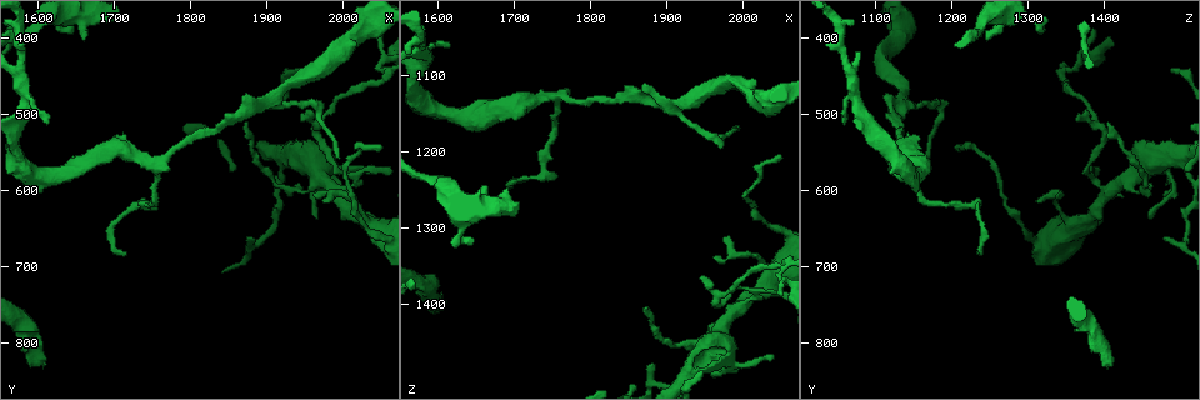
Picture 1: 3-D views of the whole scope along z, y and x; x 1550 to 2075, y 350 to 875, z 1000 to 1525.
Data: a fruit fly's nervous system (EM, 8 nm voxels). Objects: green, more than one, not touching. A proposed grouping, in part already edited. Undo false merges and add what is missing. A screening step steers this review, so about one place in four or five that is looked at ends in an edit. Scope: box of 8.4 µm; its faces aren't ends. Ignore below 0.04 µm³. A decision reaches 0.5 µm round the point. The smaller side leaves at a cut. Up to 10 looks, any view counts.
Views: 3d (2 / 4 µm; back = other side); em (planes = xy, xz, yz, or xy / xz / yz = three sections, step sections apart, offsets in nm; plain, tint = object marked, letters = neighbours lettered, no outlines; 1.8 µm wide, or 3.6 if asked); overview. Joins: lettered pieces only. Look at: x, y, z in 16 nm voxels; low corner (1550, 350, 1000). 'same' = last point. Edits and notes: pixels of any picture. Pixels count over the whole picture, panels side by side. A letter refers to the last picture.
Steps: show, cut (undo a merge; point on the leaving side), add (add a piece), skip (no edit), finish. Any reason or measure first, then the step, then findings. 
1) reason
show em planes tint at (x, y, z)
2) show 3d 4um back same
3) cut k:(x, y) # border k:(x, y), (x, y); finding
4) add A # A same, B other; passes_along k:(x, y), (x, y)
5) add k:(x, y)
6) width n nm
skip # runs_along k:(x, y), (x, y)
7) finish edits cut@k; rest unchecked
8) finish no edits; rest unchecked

tapers out
show em xz step 8 letters at (1965, 605, 1340)

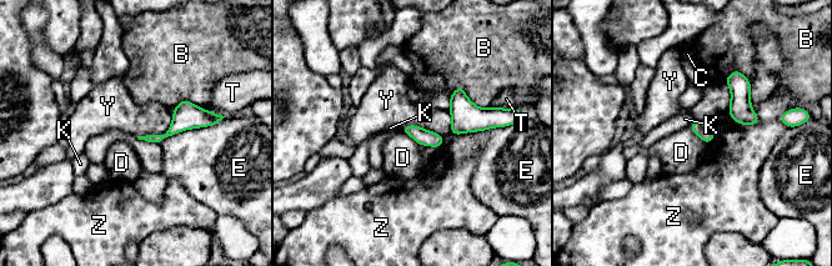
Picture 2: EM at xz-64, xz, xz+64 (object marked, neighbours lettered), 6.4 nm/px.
show em planes letters same

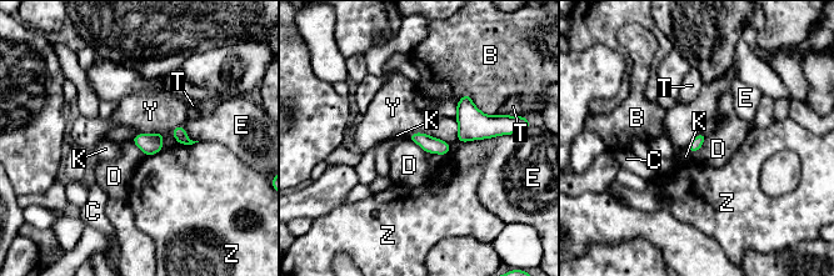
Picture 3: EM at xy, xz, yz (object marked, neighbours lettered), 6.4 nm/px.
width 80 nm
skip # B other, C other, D other, E other, K other, T other, Y other, Z other; border 3:(408, 135), (425, 133), (450, 144); no lettered piece goes on from it

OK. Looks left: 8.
sharp bend
show 3d 4um at (2045, 460, 1350)

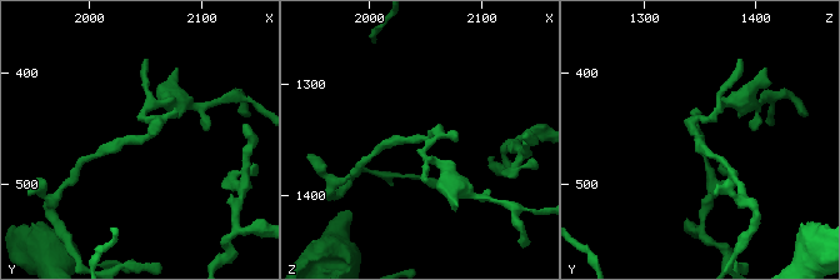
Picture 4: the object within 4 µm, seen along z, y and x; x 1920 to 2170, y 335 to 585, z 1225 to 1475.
shape alone is not enough
show em planes plain at (2046, 460, 1348)

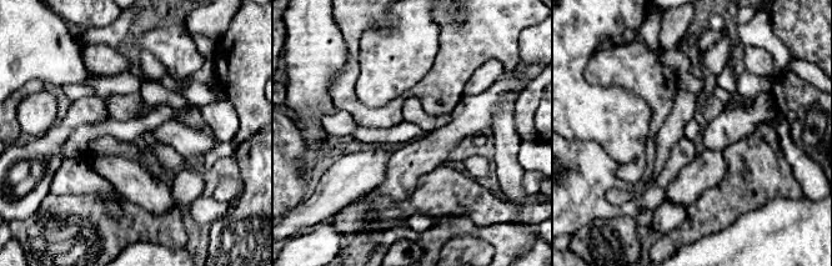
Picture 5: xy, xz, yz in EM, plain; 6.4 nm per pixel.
what lies round it
show em planes letters same

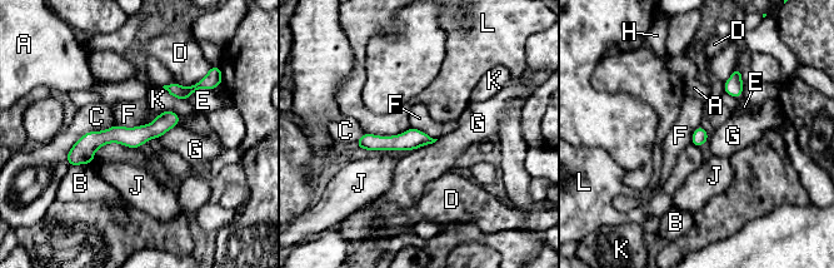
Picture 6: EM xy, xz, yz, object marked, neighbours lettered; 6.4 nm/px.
skip # A other, B other, C other, D other, E other, F other, G other, H other, J other, K other, L other; border 6:(149, 123), (134, 127), (116, 125); continuous, no second neuron

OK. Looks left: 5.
tapers out
show 3d 4um at (1650, 390, 1315)

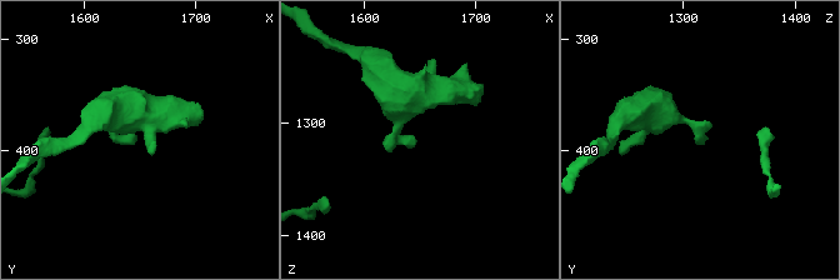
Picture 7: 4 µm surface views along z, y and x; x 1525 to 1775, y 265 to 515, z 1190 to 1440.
show em yz step 4 tint at (1646, 392, 1316)

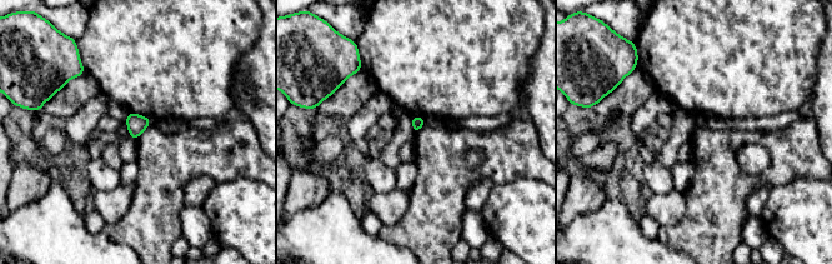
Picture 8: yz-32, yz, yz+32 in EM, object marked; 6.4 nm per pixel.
show em planes letters same

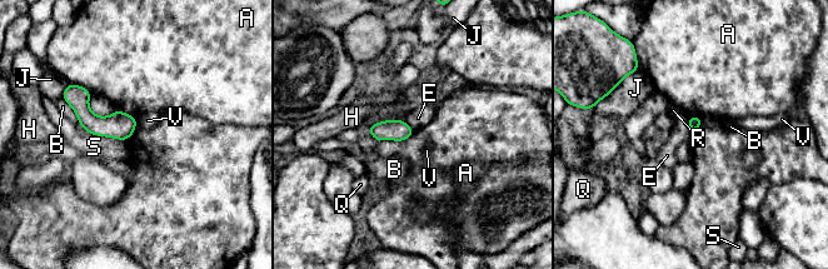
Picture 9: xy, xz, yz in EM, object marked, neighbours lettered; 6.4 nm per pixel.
longest_contact S 280 nm
skip # A other, B other, E other, H other, J other, Q other, R other, S other, V other; runs_along 9:(69, 94), (98, 125), (131, 128); none of them fits

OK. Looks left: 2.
an open end
show em planes letters at (1715, 685, 1240)

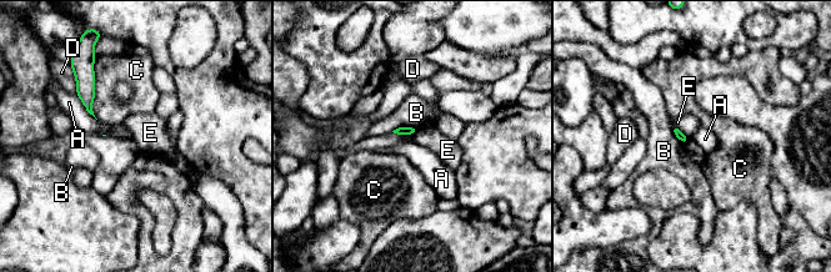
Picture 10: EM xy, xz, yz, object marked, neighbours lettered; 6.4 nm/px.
longest_contact C 360 nm
skip # A other, B other, C other, D other, E other; border 10:(76, 94), (83, 106), (96, 120); no lettered piece goes on from it

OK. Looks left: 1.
finish no edits; rest unchecked

